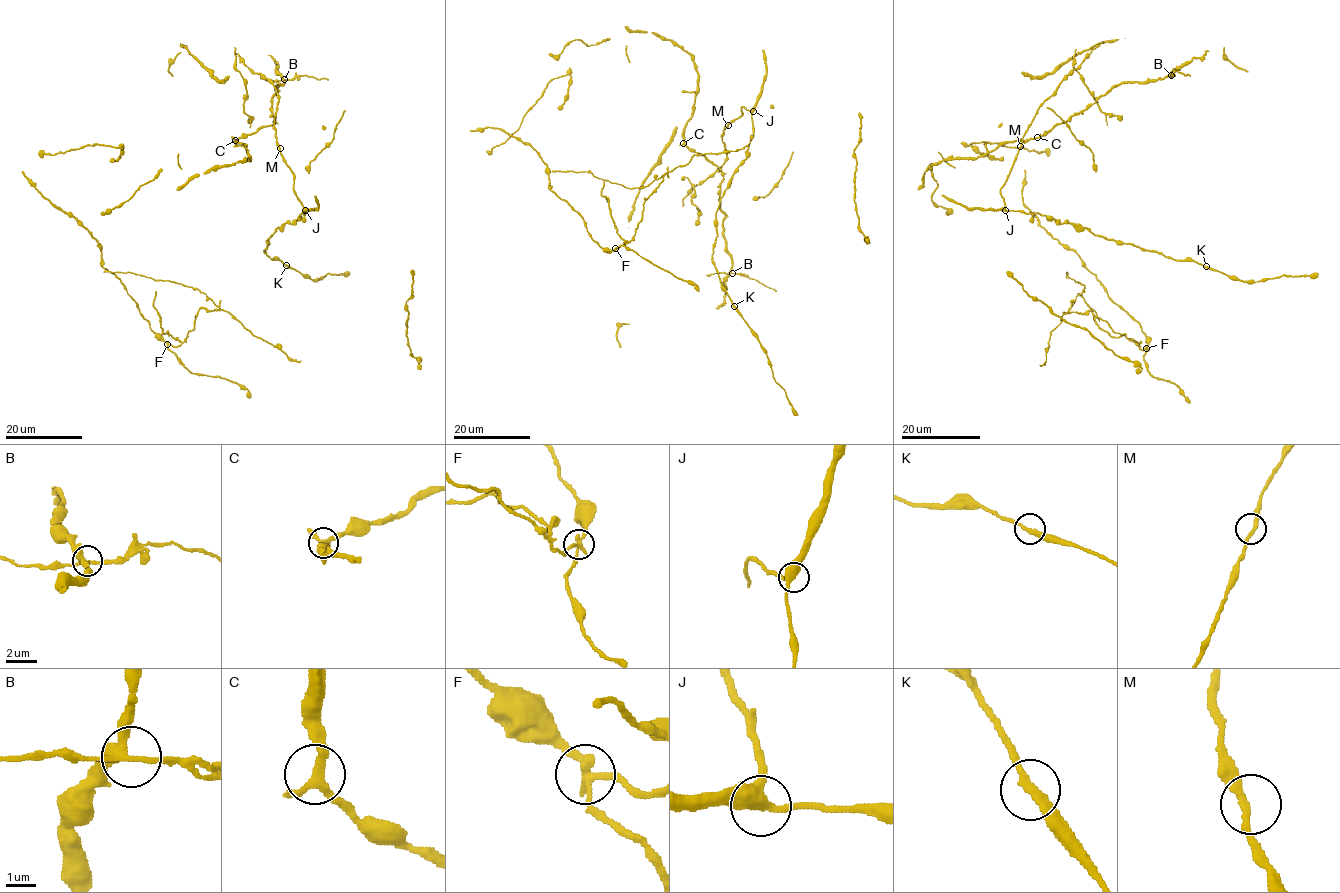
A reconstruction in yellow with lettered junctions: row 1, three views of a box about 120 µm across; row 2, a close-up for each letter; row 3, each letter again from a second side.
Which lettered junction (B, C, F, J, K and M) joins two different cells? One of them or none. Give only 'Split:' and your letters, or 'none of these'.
Split: F

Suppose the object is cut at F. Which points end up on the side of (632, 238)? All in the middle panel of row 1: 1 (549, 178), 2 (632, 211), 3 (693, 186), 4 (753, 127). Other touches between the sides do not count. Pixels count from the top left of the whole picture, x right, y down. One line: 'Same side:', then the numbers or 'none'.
Same side: none

